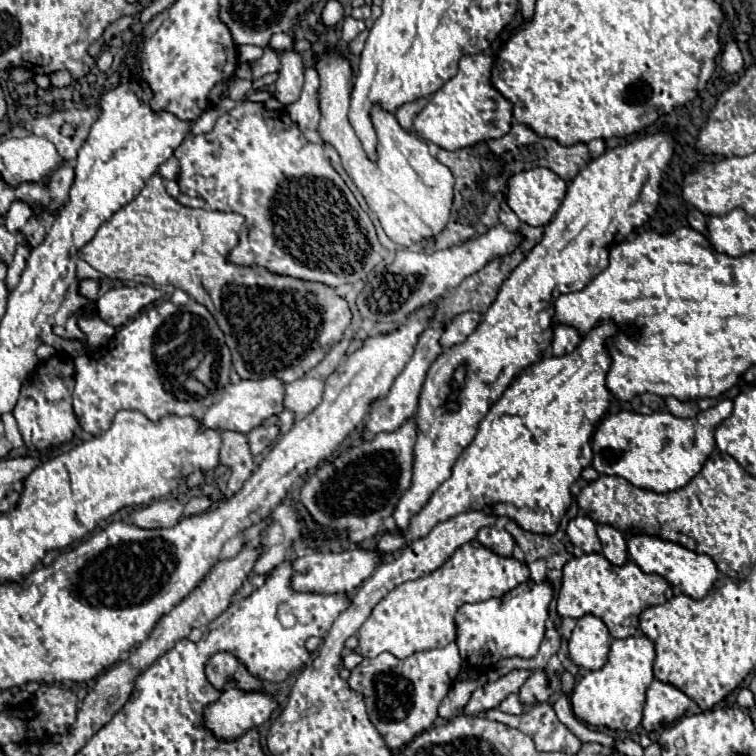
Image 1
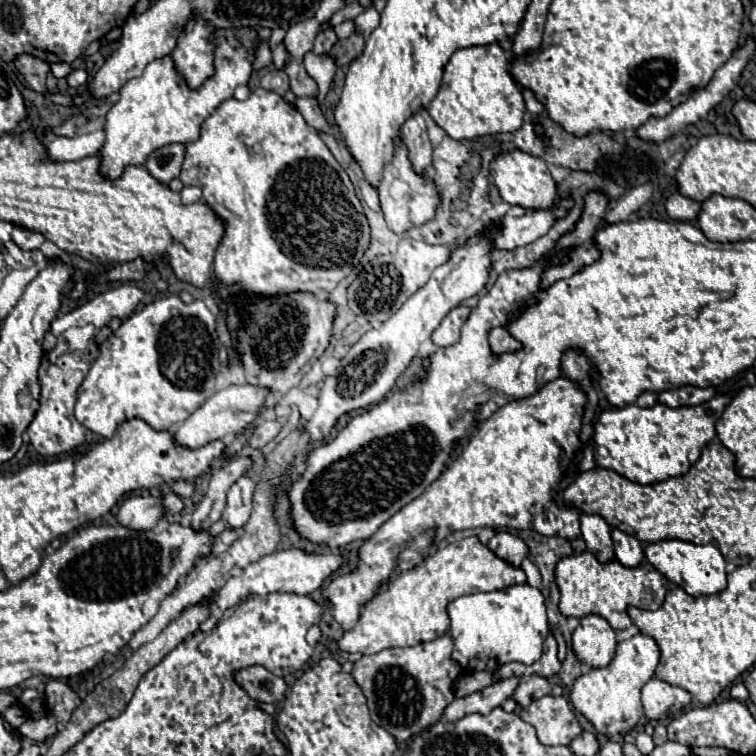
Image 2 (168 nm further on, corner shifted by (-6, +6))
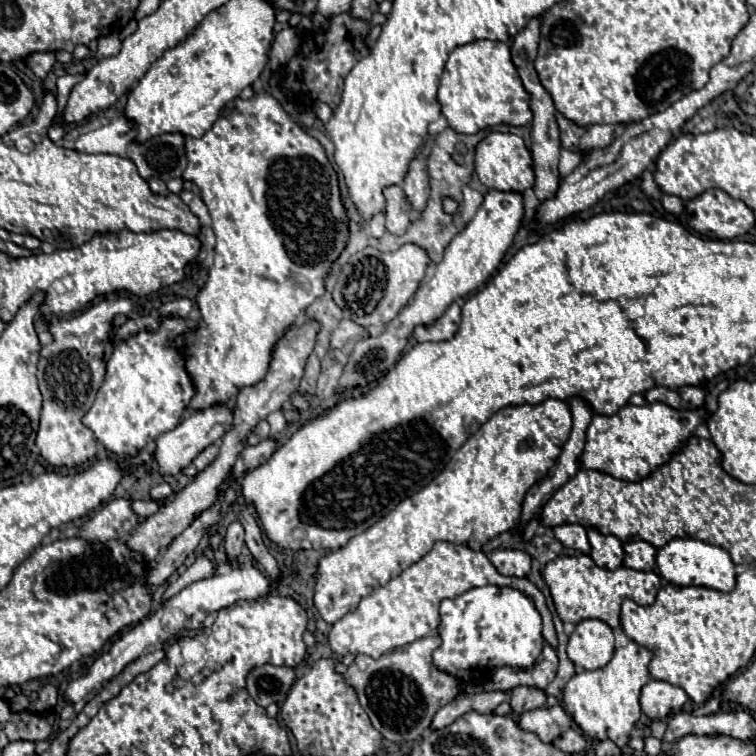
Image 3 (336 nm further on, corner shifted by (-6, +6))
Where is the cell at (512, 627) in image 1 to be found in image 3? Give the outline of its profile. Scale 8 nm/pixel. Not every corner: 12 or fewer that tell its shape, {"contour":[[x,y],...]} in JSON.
{"contour":[[515,588],[443,600],[433,664],[461,684],[531,668],[541,616]]}

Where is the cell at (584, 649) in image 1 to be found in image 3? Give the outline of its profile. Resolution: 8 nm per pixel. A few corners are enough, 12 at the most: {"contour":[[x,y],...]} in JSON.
{"contour":[[583,620],[567,656],[585,670],[603,668],[613,656],[613,630]]}

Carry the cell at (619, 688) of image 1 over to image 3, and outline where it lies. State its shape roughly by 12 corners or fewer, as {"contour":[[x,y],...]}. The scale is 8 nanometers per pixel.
{"contour":[[635,642],[575,674],[563,708],[597,740],[629,736],[651,680]]}

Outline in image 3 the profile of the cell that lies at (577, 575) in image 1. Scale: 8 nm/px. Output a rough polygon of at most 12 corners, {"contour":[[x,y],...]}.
{"contour":[[557,556],[543,578],[563,622],[619,628],[625,598],[655,602],[661,578]]}

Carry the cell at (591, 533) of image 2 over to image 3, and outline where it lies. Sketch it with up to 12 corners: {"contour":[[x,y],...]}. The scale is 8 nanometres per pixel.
{"contour":[[587,530],[591,558],[599,568],[623,564],[623,544],[615,536]]}

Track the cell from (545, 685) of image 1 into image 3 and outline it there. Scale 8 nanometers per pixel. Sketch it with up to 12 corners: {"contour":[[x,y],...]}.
{"contour":[[515,688],[511,710],[523,714],[545,706],[545,694],[537,688]]}

